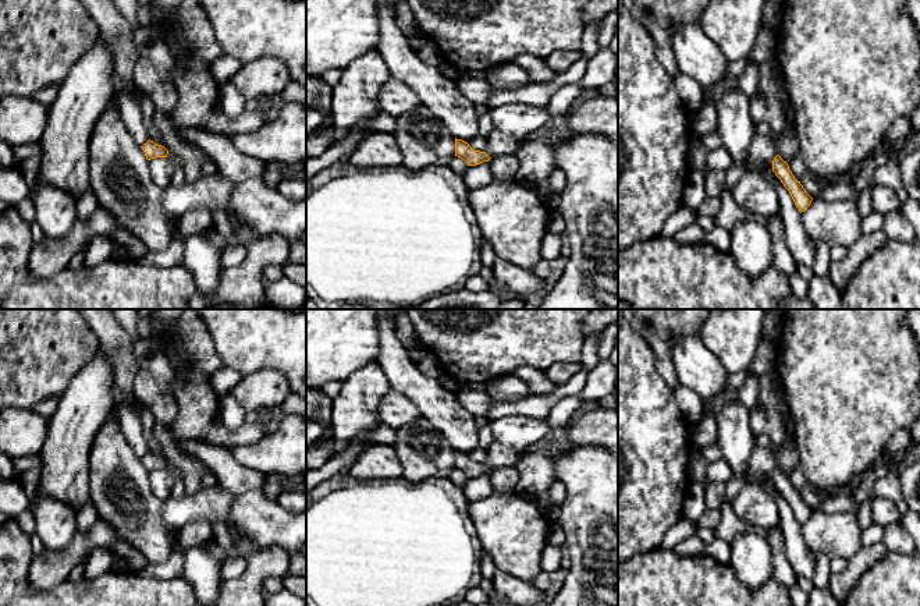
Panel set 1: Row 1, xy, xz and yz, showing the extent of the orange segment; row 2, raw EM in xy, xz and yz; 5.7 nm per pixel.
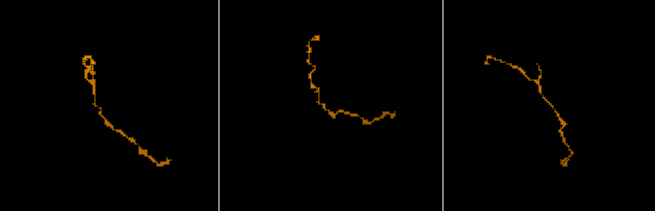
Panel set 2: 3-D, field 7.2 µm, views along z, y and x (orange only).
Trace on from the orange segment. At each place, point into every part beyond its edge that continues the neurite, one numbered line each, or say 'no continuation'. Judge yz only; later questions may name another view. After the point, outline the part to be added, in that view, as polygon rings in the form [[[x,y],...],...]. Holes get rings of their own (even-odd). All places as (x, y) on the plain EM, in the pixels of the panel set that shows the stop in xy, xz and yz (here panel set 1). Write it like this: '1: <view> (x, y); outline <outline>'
1: yz (800, 557); outline [[[761,483],[760,488],[767,492],[778,506],[786,557],[792,568],[796,575],[811,580],[814,575],[814,556],[803,539],[802,525],[796,520],[789,503],[784,499],[774,483]]]

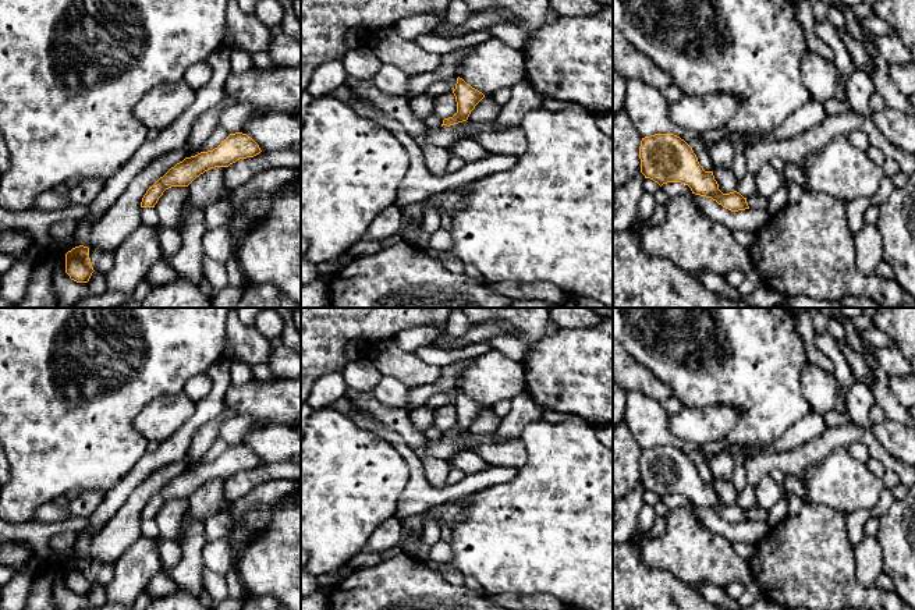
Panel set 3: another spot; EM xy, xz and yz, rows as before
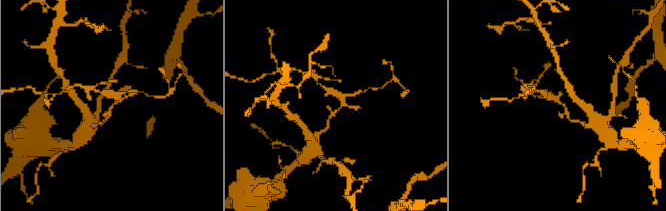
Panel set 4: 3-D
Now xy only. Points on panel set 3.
1: xy (219, 446); outline [[[220,437],[209,447],[208,453],[202,458],[202,464],[213,462],[217,460],[230,446]]]

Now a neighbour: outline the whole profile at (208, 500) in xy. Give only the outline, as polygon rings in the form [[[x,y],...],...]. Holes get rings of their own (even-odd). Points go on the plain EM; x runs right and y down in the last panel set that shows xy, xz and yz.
[[[226,479],[210,480],[196,489],[188,497],[188,511],[181,524],[181,529],[177,538],[178,543],[184,536],[184,526],[187,521],[205,521],[206,518],[216,515],[217,513],[226,511],[227,499],[224,494],[224,480]]]

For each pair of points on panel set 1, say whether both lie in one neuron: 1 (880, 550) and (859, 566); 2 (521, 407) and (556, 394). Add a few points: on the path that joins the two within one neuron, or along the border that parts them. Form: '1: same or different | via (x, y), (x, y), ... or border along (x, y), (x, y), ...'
1: same | via (874, 553), (865, 560)
2: same | via (529, 407), (542, 406), (547, 401)

